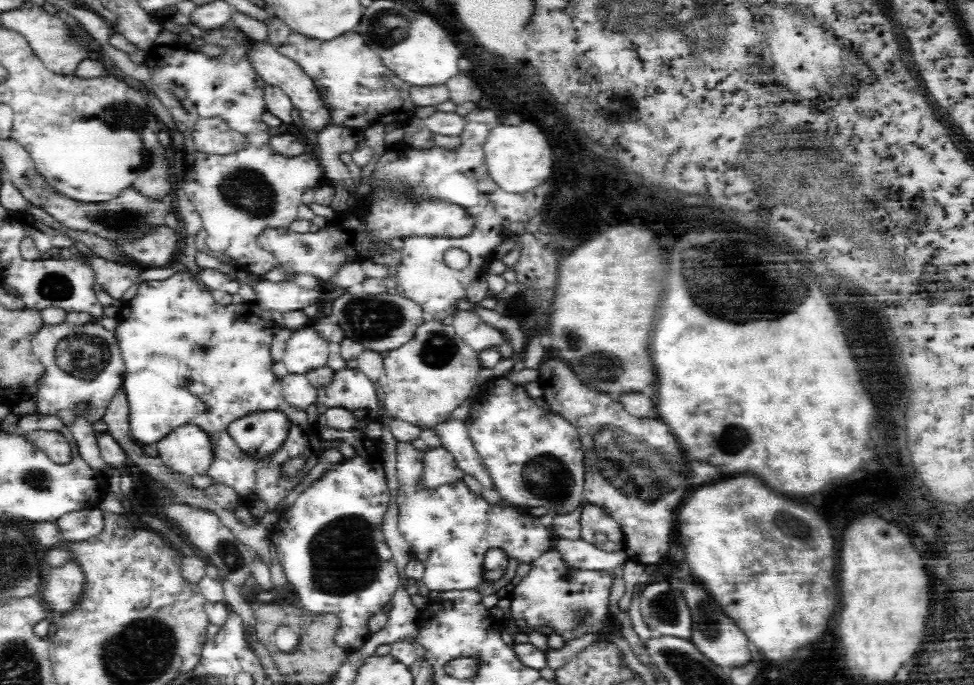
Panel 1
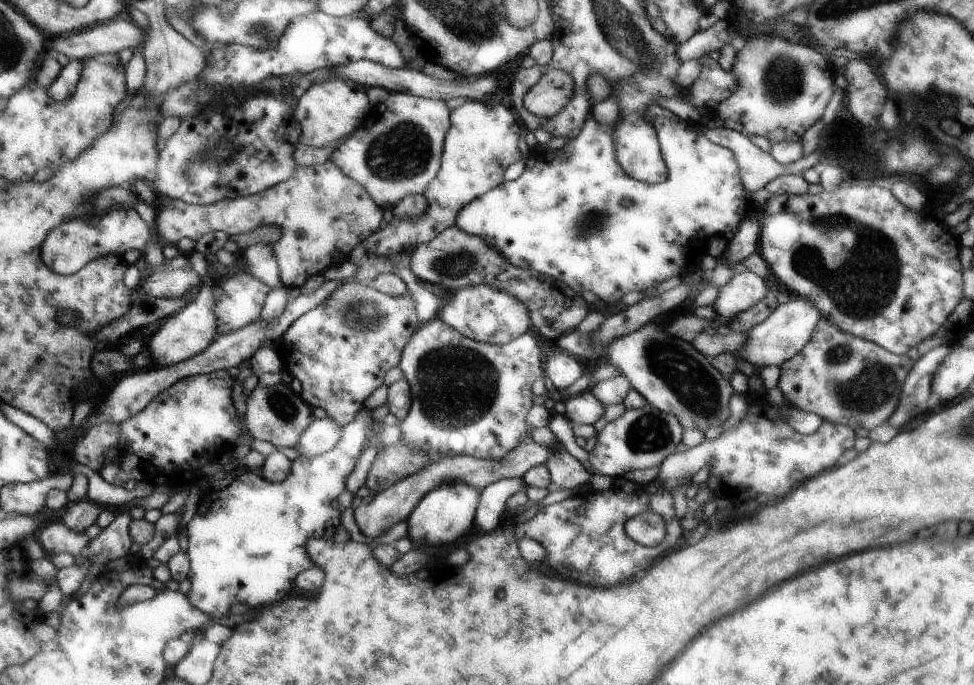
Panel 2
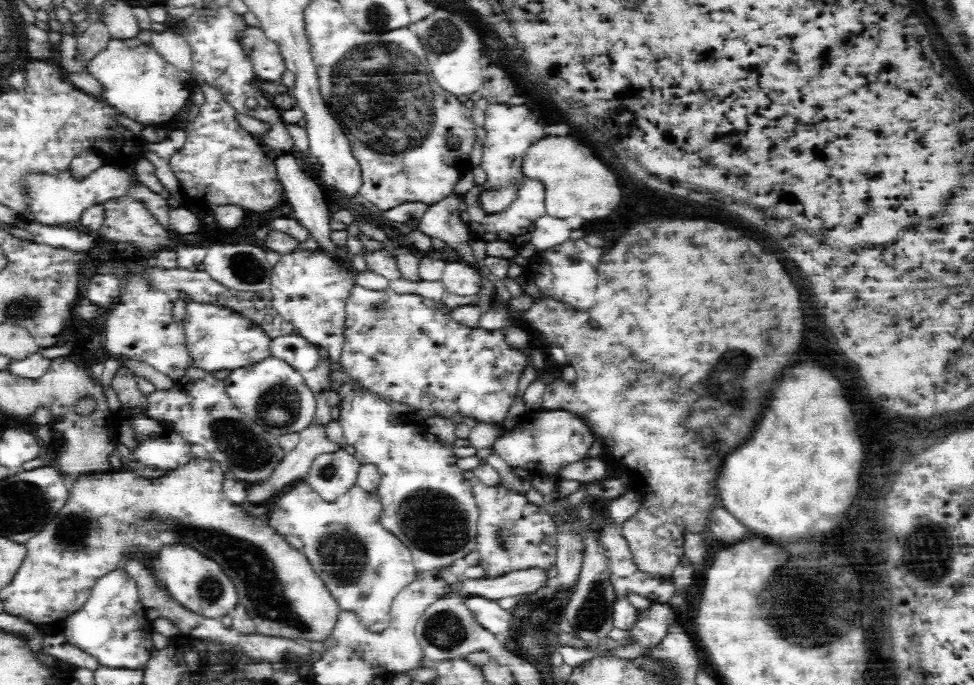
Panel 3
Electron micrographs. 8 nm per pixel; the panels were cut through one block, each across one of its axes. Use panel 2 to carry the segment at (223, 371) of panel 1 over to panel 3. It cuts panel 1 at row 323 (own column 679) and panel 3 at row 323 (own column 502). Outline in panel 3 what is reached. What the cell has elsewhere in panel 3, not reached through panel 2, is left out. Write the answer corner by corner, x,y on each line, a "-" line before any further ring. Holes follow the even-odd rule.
188,302
186,318
184,318
184,330
186,330
186,342
190,348
190,356
194,358
196,368
204,370
238,370
260,364
264,358
272,354
270,350
270,338
260,330
260,326
252,324
250,320
240,318
240,314
212,306
212,304
196,304

